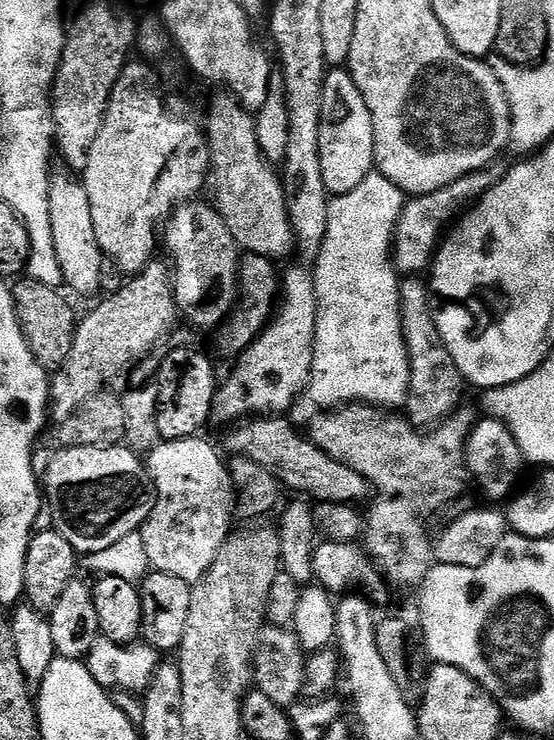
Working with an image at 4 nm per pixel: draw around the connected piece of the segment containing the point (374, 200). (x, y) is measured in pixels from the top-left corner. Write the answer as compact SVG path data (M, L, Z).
M373 170L366 178L362 178L362 183L359 186L354 186L354 190L350 190L341 196L332 196L328 202L328 221L326 222L326 238L322 242L322 250L316 256L314 265L314 275L316 277L316 297L318 298L318 318L316 319L316 333L314 334L314 362L312 363L312 376L308 379L308 387L306 396L309 396L314 403L317 404L317 409L320 410L335 410L346 404L371 404L381 410L400 410L408 403L408 387L410 386L410 370L408 369L408 351L404 345L404 335L402 334L402 322L400 321L400 280L398 273L392 262L392 238L396 235L396 223L402 214L406 203L406 194L398 186L394 186L394 182L390 182L390 178L386 178L379 170Z

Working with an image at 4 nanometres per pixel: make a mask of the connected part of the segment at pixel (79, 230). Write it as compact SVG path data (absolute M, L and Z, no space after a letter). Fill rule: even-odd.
M72 176L51 177L48 186L50 198L50 230L54 230L54 254L58 254L58 266L62 266L62 278L80 296L100 292L98 274L102 274L102 262L106 259L94 234L94 222L90 219L90 202L86 202L86 190L79 179Z

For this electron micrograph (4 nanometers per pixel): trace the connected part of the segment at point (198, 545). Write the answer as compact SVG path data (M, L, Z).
M199 435L181 440L161 439L157 448L146 456L146 476L151 491L152 488L156 491L156 501L153 504L151 501L140 529L149 565L157 572L174 574L174 578L182 578L182 582L191 585L210 570L214 558L218 558L218 550L222 550L234 528L234 487L229 465L210 441L200 439Z

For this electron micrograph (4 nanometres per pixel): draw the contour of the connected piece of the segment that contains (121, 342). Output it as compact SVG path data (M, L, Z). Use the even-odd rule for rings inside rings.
M153 262L143 272L135 273L125 279L122 290L103 297L97 308L89 310L85 316L79 317L74 334L74 342L70 346L70 354L61 368L55 369L50 376L50 416L59 422L70 418L86 398L94 398L99 392L109 387L108 383L116 376L119 368L128 367L134 360L146 355L178 321L176 295L172 292L172 277L169 269L159 262Z

